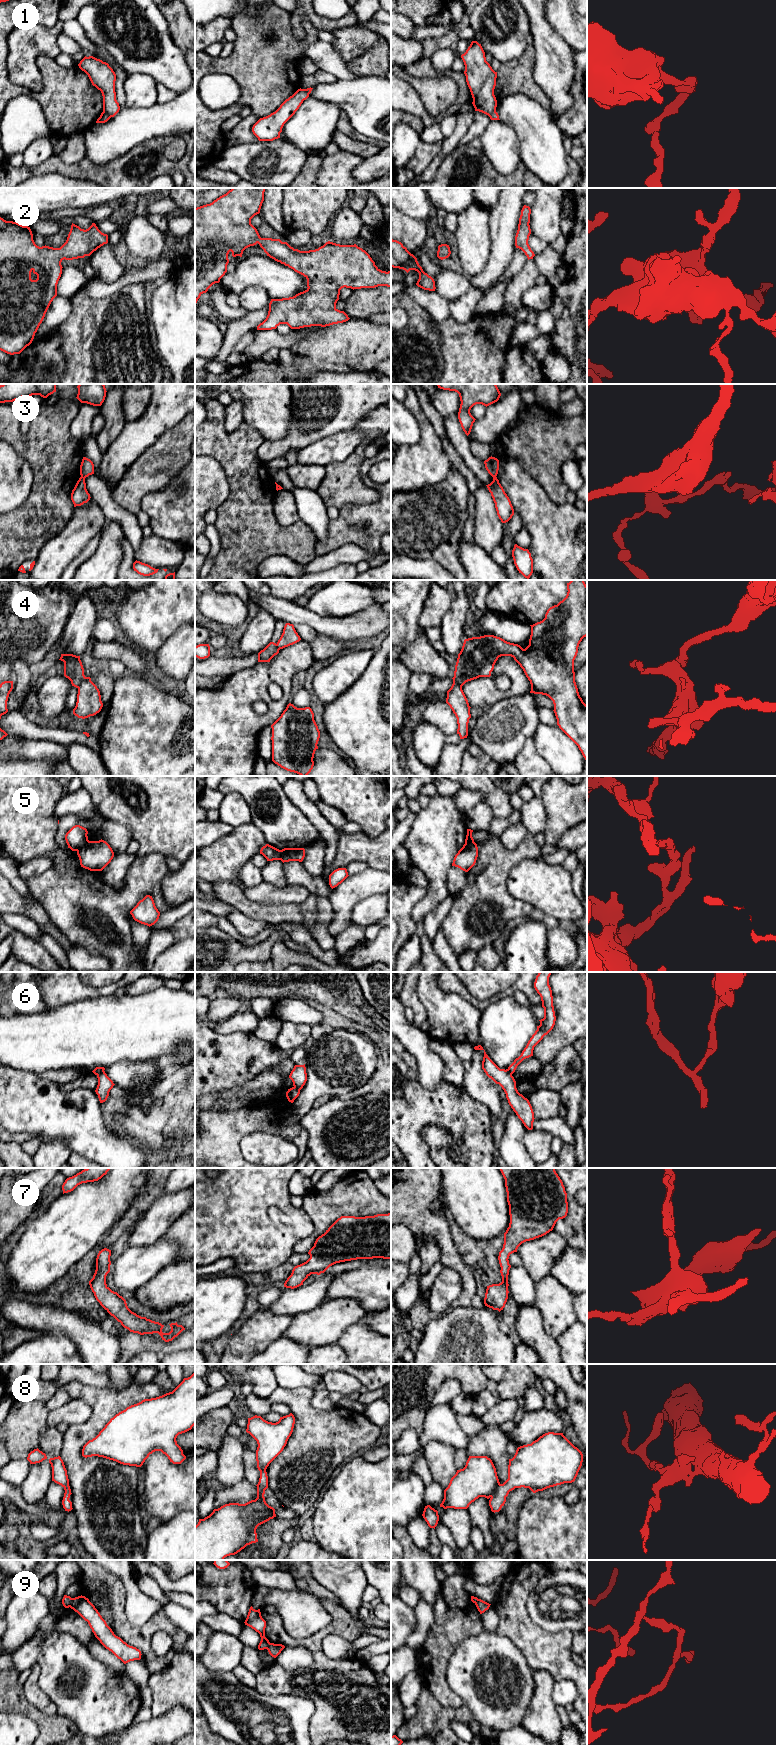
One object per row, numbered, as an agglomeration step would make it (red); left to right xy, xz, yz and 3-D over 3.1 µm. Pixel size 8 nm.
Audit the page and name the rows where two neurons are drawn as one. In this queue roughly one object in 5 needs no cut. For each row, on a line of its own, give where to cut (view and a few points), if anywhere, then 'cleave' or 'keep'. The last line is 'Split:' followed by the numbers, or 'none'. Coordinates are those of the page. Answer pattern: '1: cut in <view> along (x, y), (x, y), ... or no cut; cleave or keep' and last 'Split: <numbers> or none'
1: cut in xy along (103, 110), (111, 116); cleave
2: no cut; keep
3: cut in xy along (81, 475), (85, 477); cleave
4: cut in xy along (85, 677), (77, 687); cleave
5: cut in xy along (88, 840), (76, 850); cleave
6: cut in xy along (103, 1070), (97, 1075); cleave
7: no cut; keep
8: cut in yz along (500, 1484), (491, 1497); cleave
9: cut in xy along (73, 1598), (69, 1606); cleave
Split: 1, 3, 4, 5, 6, 8, 9

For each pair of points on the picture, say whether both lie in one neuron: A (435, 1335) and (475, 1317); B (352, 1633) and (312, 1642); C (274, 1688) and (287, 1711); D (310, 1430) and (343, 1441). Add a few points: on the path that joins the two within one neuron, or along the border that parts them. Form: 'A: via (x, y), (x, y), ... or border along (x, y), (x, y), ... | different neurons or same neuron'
A: via (445, 1335), (449, 1332), (458, 1332), (465, 1325) | same neuron
B: via (342, 1629), (329, 1629), (322, 1633) | same neuron
C: border along (255, 1689), (271, 1696), (301, 1697) | different neurons
D: via (318, 1436), (335, 1437) | same neuron

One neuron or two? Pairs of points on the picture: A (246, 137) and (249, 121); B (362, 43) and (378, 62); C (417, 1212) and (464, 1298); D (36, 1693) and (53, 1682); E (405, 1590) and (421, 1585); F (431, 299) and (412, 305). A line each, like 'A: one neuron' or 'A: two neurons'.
A: one neuron
B: two neurons
C: one neuron
D: two neurons
E: two neurons
F: two neurons

